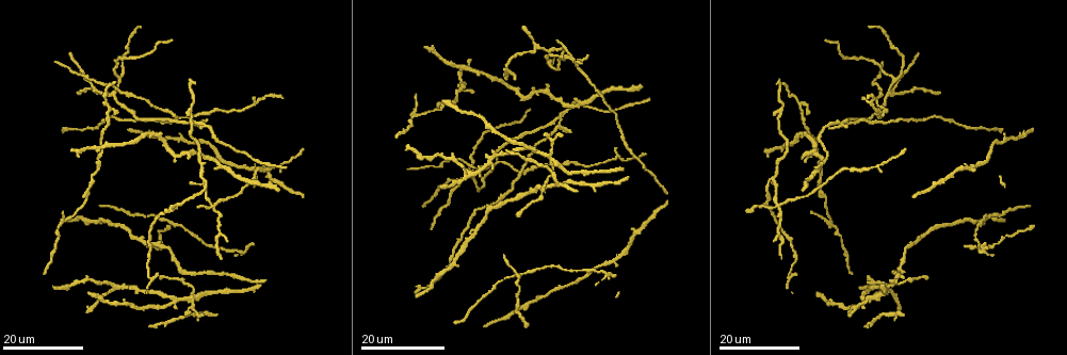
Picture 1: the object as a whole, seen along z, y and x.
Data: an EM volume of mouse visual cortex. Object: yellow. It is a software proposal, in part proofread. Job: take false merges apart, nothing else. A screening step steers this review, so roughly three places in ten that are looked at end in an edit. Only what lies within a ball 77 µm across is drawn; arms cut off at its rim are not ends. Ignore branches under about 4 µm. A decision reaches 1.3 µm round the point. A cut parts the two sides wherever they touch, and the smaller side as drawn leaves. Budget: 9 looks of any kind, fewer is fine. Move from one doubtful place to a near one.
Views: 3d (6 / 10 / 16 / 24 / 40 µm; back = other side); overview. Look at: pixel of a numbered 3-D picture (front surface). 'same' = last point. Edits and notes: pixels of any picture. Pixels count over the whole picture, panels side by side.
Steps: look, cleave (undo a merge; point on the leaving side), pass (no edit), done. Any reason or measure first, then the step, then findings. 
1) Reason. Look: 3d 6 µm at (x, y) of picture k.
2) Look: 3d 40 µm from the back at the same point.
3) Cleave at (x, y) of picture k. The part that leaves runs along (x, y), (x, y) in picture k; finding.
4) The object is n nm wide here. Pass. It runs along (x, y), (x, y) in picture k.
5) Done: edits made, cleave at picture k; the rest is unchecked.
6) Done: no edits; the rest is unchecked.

Calibre changes. Look: 3d 16 µm at (512, 187) of picture 1.

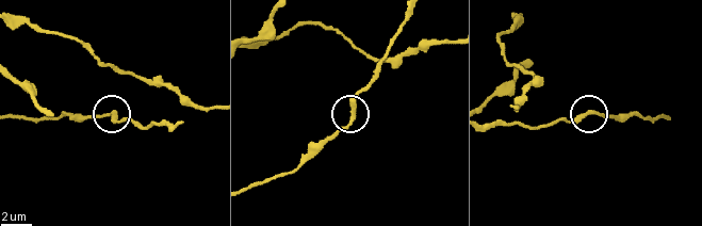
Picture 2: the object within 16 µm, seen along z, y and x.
Zoom in. Look: 3d 10 µm at (587, 113) of picture 2.

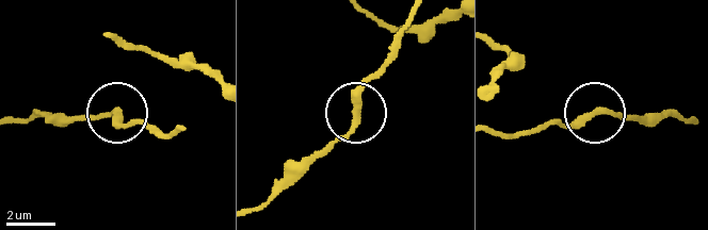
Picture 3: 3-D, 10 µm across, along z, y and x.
Pass. It runs along (416, 12), (396, 54), (363, 92), (353, 128), (306, 168) in picture 3; all the same neuron.

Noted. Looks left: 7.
Looks like a crossing. Look: 3d 24 µm at (778, 207) of picture 1.

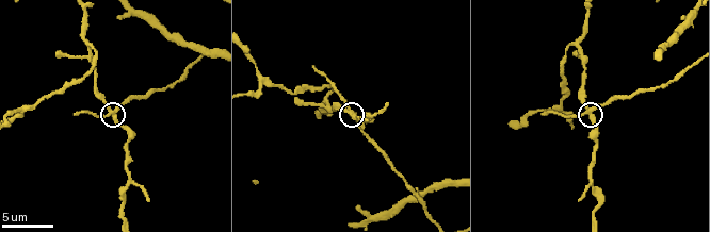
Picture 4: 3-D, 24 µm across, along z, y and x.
Look: 3d 6 µm at (113, 115) of picture 4.

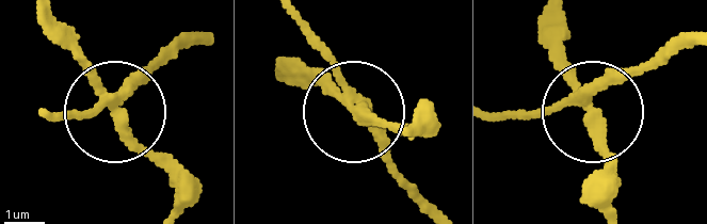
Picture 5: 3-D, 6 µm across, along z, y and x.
4 arms meet here. Cleave at (145, 68) of picture 5. The part that leaves runs along (117, 101), (189, 41) in picture 5; two neurons meet here.

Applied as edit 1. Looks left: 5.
Sudden change in width. Look: 3d 16 µm at (796, 261) of picture 1.

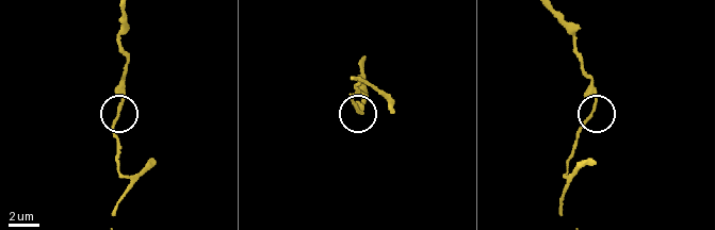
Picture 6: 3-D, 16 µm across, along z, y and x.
Zoom in. Look: 3d 6 µm at (596, 106) of picture 6.

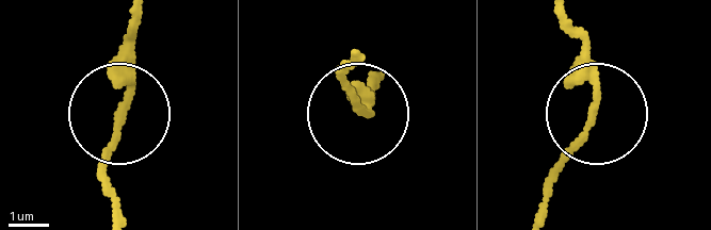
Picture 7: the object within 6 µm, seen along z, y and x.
Cleave at (118, 129) of picture 7. The part that leaves runs along (122, 79), (122, 126), (104, 166), (111, 208) in picture 7; a second neuron is stuck on.

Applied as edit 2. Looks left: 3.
Look: overview.

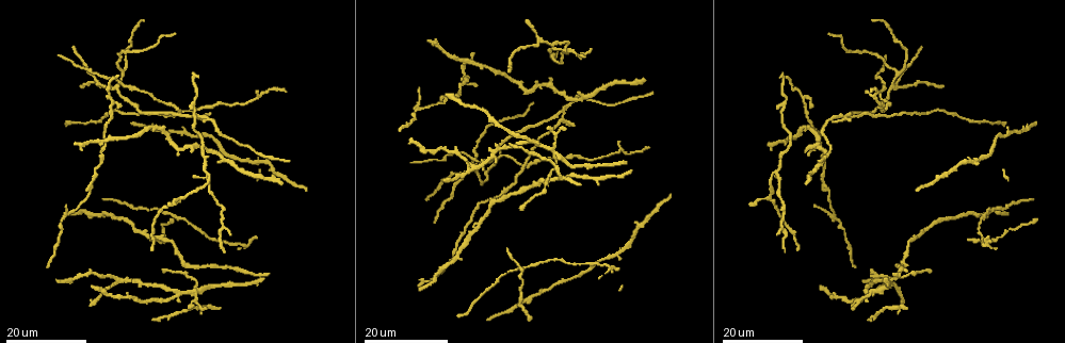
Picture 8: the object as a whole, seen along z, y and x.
Branch point. Look: 3d 24 µm at (539, 38) of picture 8.

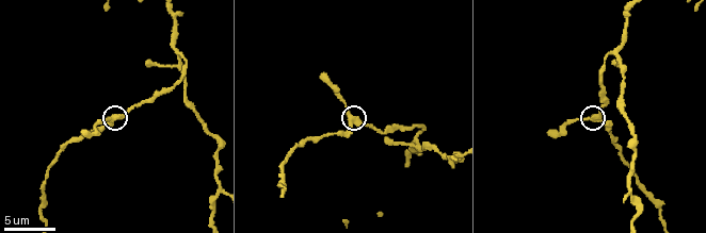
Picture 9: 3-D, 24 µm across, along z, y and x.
Look: 3d 6 µm at (112, 116) of picture 9.

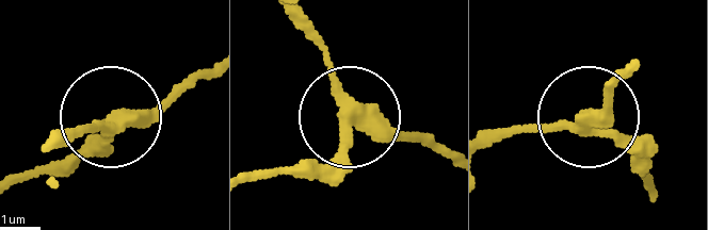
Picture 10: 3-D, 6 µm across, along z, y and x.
The side arm is 6 µm long. Pass. It runs along (627, 64), (573, 125), (495, 128) in picture 10; one neuron here.

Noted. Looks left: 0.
Done: edits made, cleave at picture 5, cleave at picture 7; the rest is unchecked.

